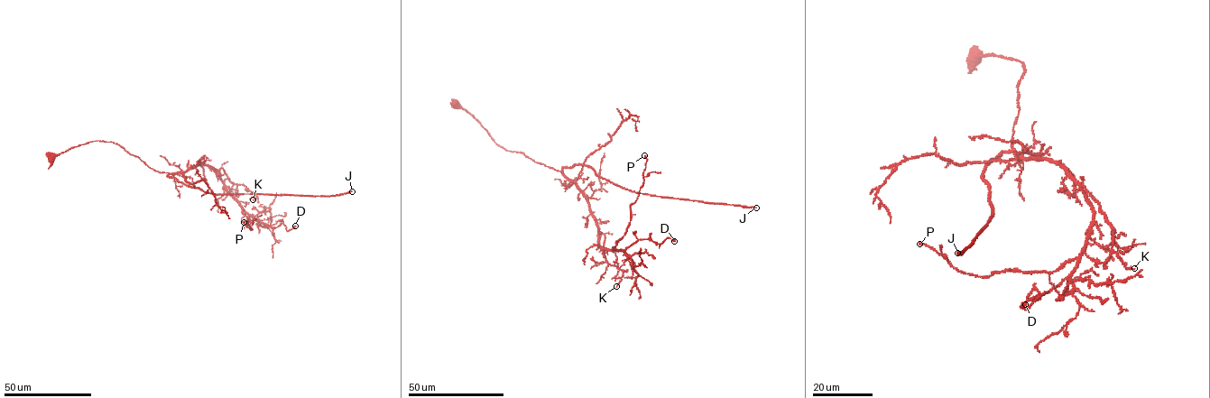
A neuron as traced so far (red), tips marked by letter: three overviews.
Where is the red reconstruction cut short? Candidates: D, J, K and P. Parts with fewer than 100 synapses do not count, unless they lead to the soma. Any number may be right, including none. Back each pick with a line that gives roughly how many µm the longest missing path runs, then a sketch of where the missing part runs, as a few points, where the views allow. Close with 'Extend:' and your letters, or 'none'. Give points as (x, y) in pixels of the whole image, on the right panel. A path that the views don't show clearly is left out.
J: 200 µm
Extend: J

